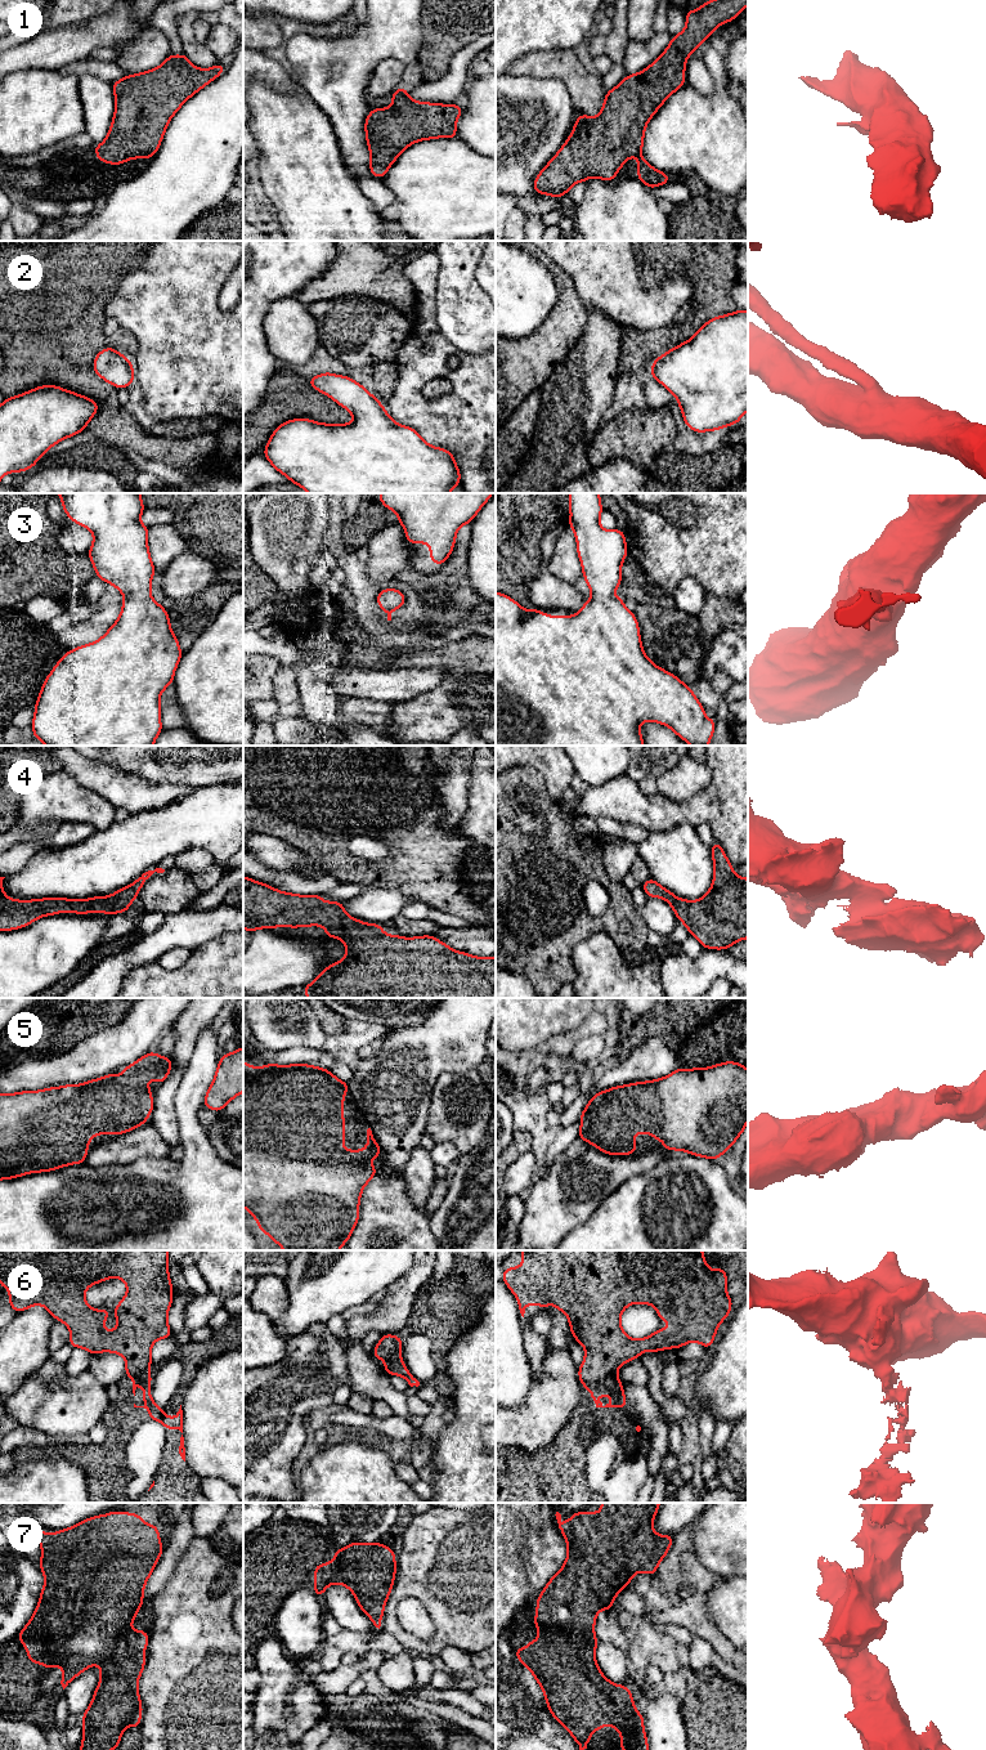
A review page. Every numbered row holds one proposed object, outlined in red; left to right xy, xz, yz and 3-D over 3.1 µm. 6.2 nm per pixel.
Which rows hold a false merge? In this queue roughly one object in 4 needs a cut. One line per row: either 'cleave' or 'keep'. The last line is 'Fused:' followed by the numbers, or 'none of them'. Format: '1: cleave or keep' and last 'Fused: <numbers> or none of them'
1: keep
2: keep
3: keep
4: keep
5: keep
6: cleave
7: keep
Fused: 6

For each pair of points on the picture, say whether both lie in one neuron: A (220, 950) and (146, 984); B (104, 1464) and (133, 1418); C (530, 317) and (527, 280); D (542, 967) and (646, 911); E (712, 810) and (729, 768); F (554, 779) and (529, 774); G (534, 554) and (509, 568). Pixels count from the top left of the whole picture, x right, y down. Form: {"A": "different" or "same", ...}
{"A": "same", "B": "same", "C": "same", "D": "different", "E": "same", "F": "different", "G": "same"}

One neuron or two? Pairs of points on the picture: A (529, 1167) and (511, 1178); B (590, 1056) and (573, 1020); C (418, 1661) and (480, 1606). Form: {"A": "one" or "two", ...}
{"A": "one", "B": "two", "C": "two"}

